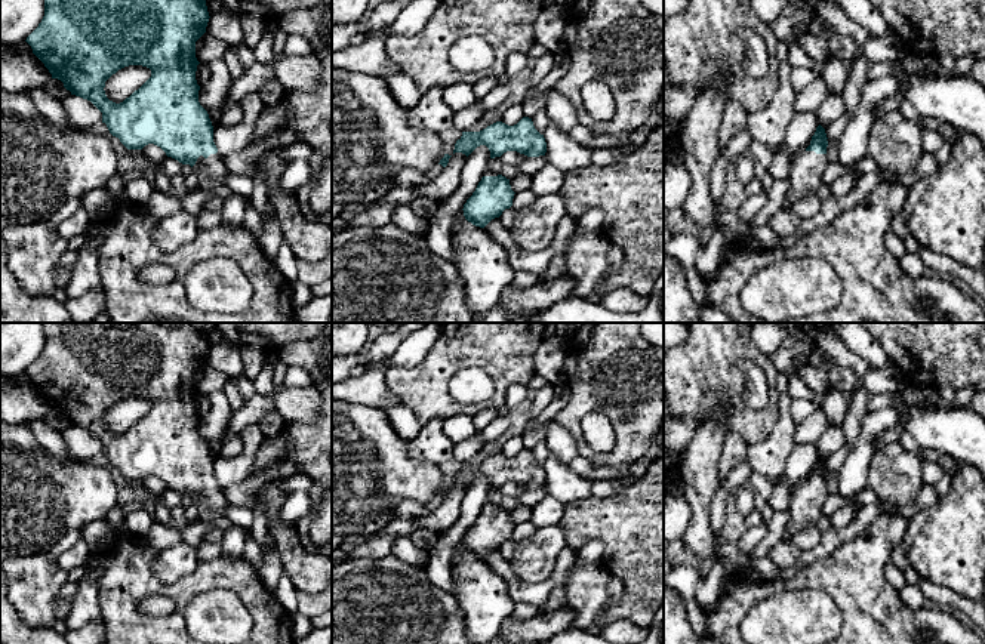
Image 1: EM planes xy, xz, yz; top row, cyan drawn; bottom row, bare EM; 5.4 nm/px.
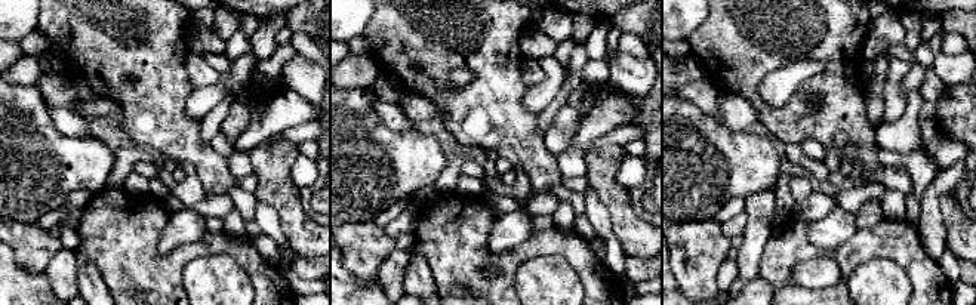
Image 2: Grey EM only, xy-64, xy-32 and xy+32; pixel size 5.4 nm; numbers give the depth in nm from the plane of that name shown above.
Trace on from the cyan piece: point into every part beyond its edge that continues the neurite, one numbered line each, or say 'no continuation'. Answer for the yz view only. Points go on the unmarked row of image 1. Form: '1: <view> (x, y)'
1: yz (807, 499)

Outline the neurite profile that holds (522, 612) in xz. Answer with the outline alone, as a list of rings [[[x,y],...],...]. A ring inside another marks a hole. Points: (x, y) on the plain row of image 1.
[[[518,603],[514,606],[512,616],[515,620],[527,620],[538,614],[538,607],[533,607],[527,603]]]

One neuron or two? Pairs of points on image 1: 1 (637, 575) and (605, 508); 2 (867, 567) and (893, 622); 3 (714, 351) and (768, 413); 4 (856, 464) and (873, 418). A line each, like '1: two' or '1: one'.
1: one
2: one
3: one
4: one

